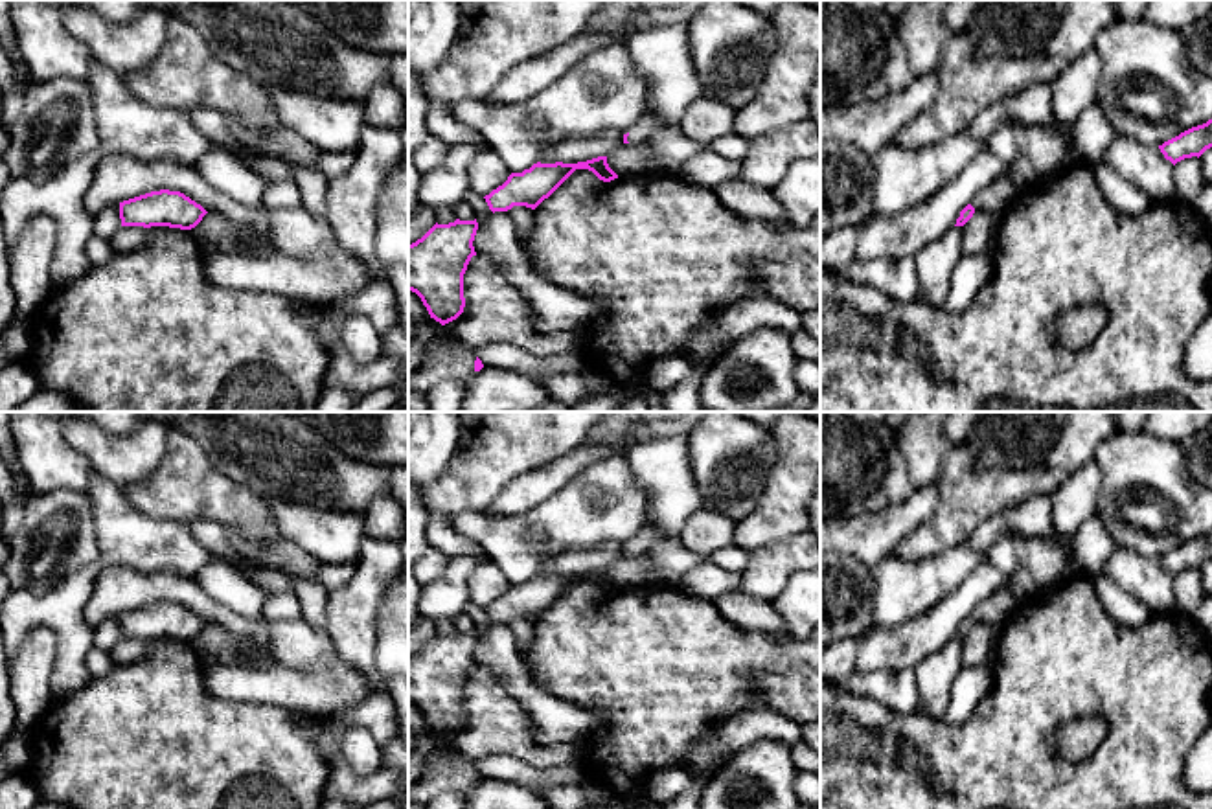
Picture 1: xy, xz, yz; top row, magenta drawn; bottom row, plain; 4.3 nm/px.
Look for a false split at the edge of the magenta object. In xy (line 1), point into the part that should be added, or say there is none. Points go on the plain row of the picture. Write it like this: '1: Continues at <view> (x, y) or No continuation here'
1: No continuation here

